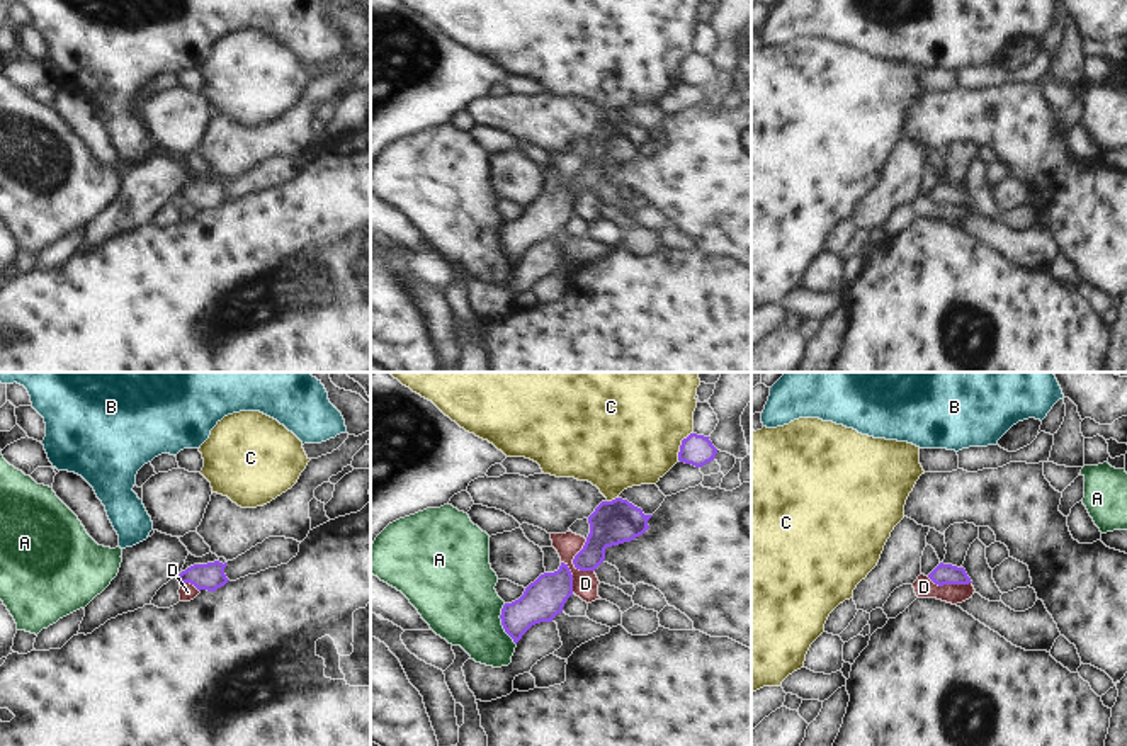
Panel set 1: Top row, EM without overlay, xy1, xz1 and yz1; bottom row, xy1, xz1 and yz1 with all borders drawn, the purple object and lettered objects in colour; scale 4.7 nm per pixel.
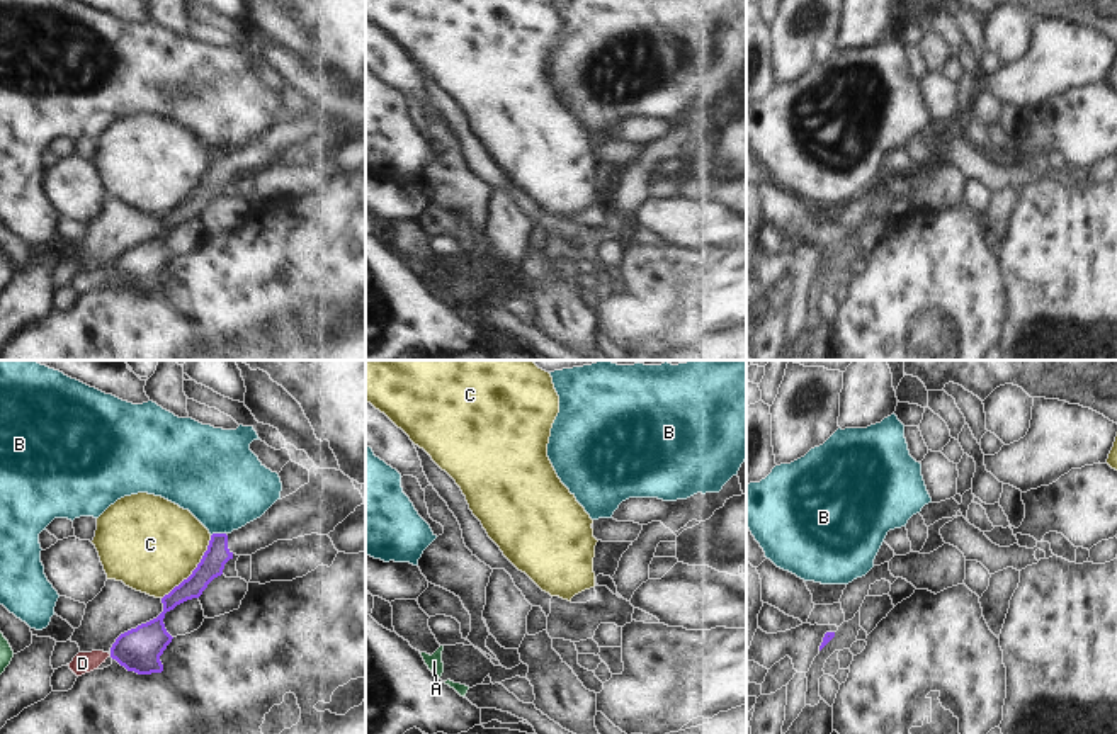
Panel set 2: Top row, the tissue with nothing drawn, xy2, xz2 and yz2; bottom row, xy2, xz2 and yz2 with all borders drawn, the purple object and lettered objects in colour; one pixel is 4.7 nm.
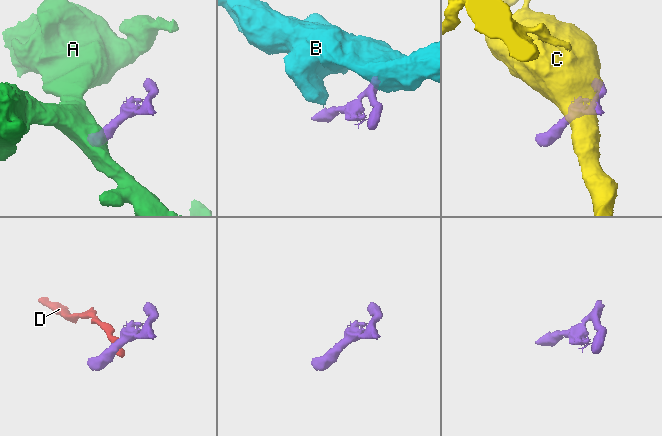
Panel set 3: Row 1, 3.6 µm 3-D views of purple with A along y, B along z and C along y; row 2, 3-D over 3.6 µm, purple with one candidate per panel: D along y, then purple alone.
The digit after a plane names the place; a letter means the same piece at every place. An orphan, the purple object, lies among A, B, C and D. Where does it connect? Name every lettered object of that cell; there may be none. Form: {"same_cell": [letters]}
{"same_cell": []}

